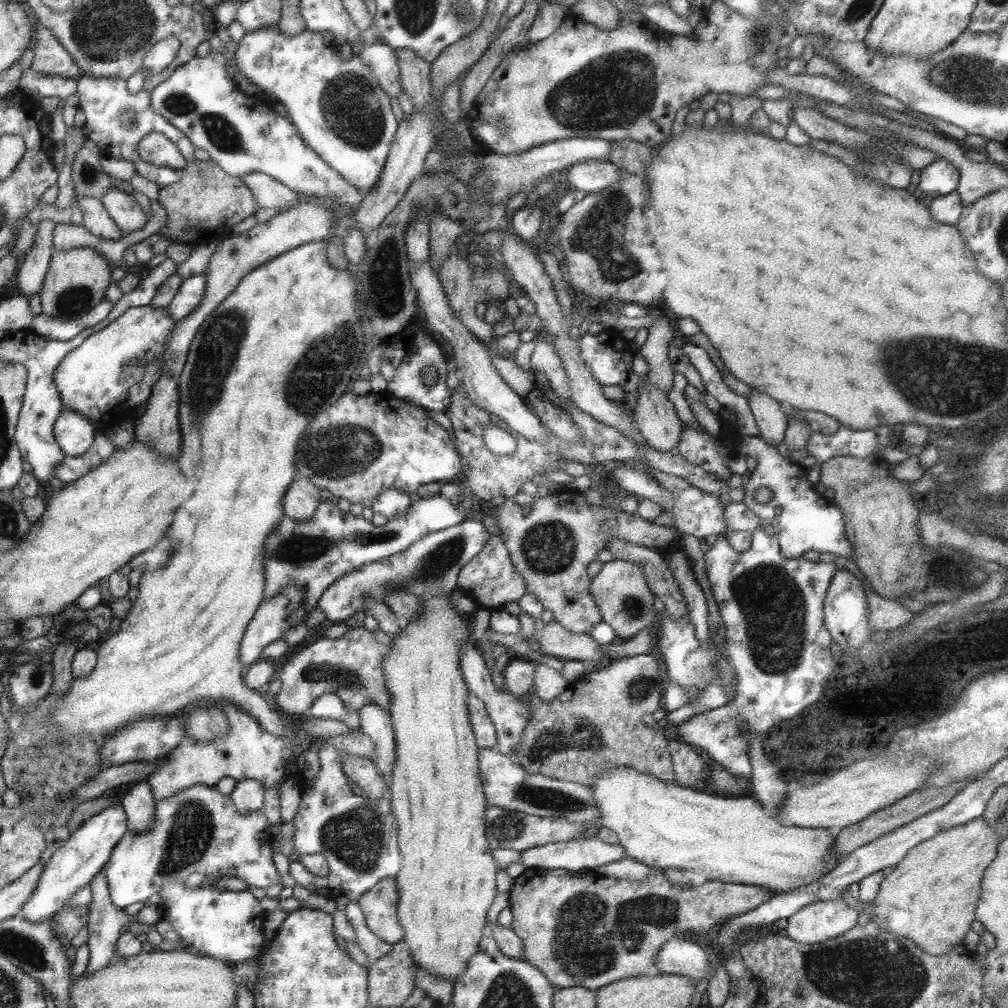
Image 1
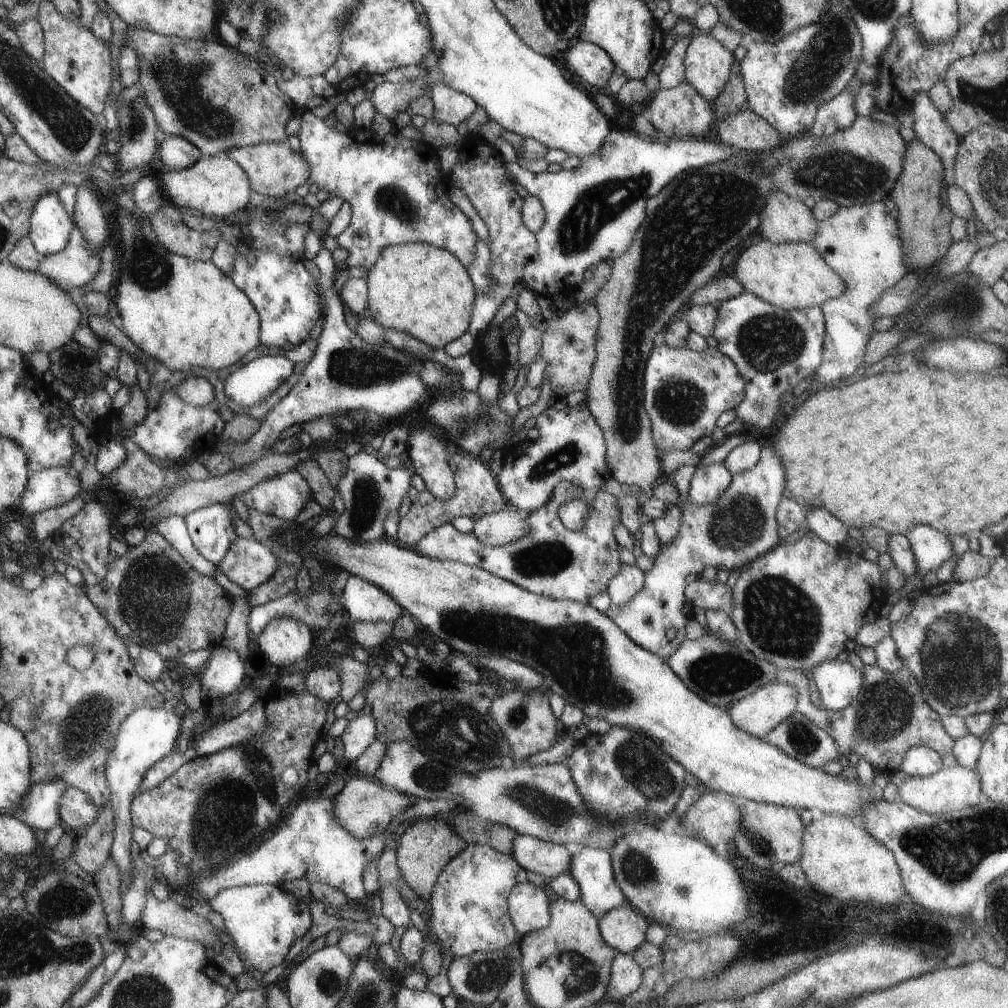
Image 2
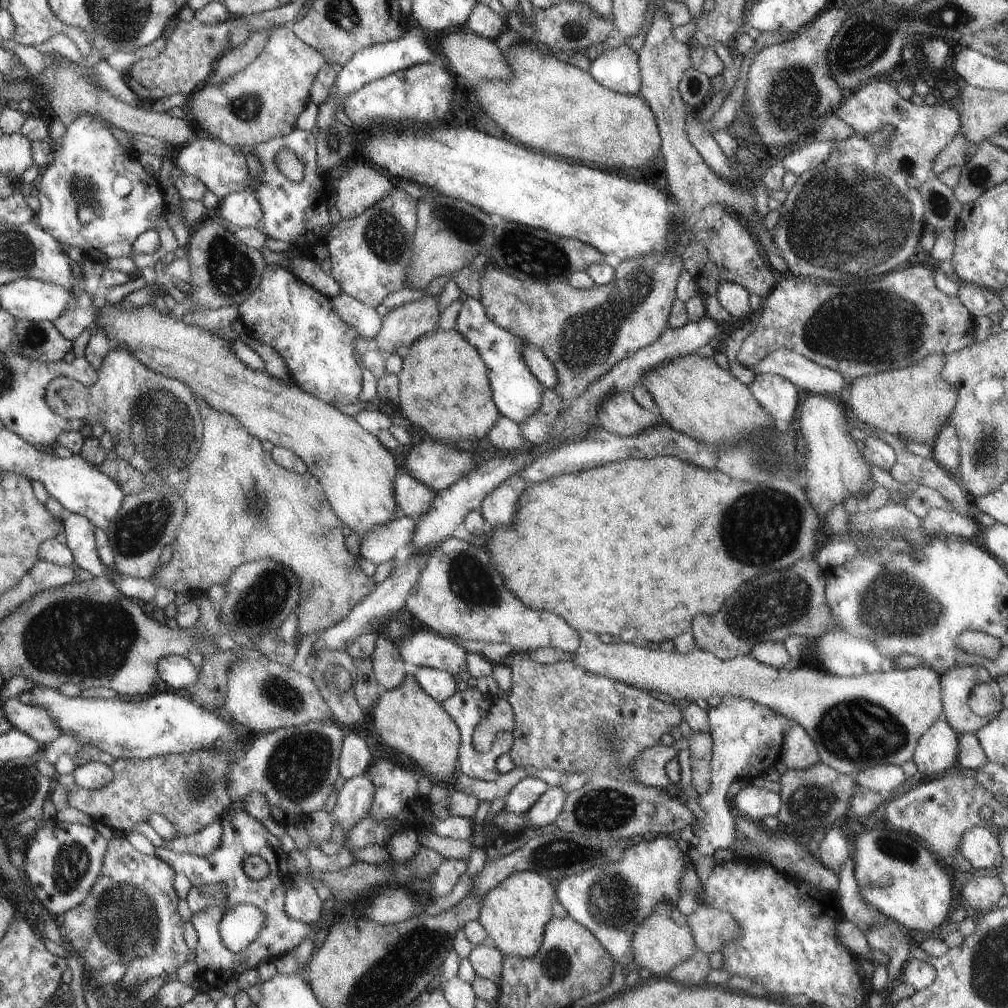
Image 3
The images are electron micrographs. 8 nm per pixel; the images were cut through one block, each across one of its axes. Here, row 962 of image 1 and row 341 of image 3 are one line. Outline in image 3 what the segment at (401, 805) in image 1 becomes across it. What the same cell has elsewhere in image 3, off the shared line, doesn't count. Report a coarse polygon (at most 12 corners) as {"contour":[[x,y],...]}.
{"contour":[[457,330],[409,346],[403,424],[481,442],[499,420],[489,372]]}

